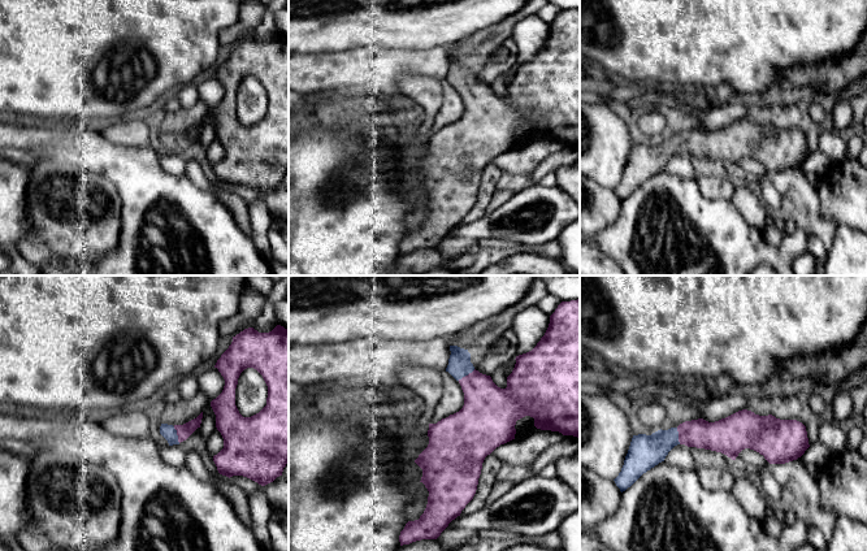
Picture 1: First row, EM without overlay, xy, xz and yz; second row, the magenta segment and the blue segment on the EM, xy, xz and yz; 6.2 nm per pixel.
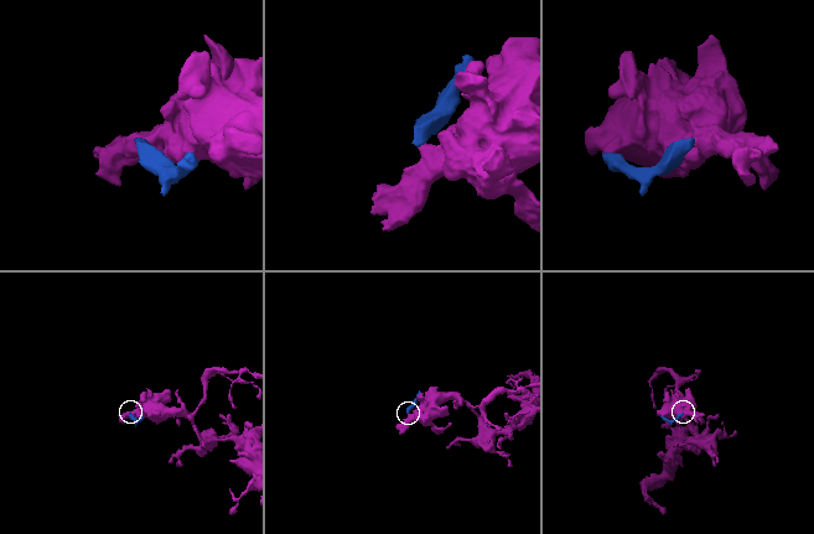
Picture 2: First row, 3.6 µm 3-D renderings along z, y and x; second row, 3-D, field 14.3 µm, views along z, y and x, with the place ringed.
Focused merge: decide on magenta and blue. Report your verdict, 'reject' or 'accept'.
accept

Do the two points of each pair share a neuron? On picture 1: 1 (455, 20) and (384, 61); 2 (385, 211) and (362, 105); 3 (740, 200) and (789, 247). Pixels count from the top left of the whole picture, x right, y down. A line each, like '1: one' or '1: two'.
1: two
2: two
3: two

